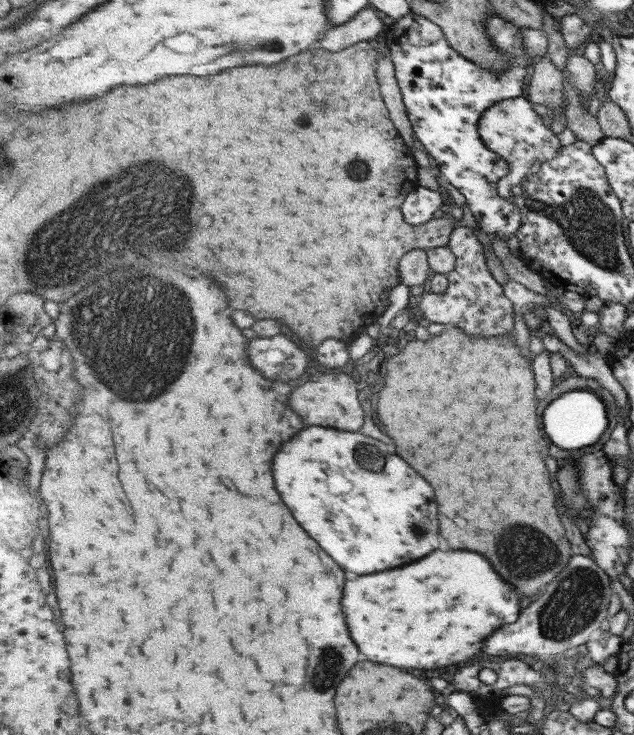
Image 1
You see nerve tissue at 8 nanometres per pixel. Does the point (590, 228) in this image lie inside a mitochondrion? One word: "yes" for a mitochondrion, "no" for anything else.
yes

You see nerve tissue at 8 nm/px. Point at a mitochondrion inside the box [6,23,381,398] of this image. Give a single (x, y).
(73, 247)

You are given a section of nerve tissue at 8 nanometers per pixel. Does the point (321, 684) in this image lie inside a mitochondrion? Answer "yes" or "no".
yes

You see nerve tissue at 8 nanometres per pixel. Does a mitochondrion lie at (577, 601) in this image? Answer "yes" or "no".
yes

